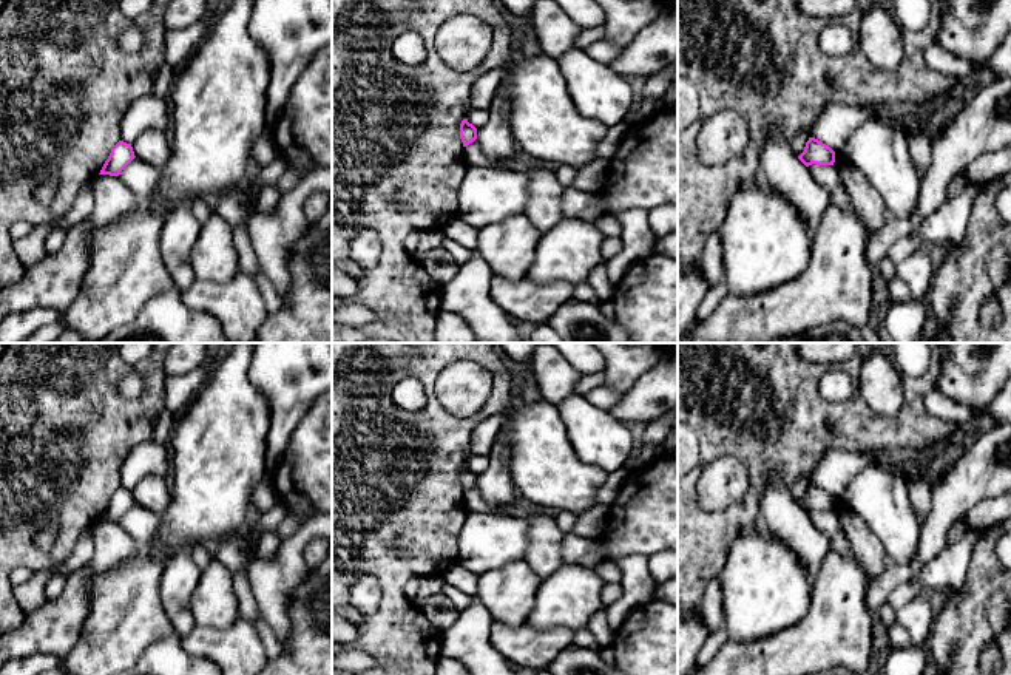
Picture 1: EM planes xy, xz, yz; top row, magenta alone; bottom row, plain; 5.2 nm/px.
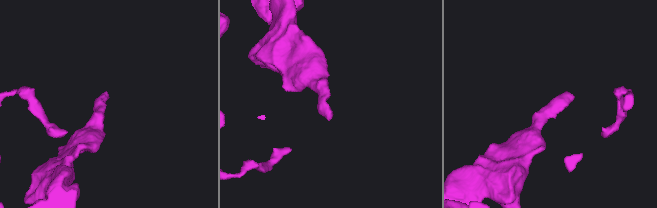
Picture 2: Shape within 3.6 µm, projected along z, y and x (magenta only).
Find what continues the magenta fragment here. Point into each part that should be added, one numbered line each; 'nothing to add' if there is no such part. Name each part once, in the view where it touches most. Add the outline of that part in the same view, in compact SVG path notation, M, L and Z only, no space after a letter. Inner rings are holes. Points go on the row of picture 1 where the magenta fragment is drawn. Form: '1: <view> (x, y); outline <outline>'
nothing to add

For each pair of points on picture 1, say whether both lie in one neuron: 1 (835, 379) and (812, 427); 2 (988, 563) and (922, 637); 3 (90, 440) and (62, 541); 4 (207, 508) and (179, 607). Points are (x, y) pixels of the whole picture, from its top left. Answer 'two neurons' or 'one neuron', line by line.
1: two neurons
2: two neurons
3: one neuron
4: two neurons

